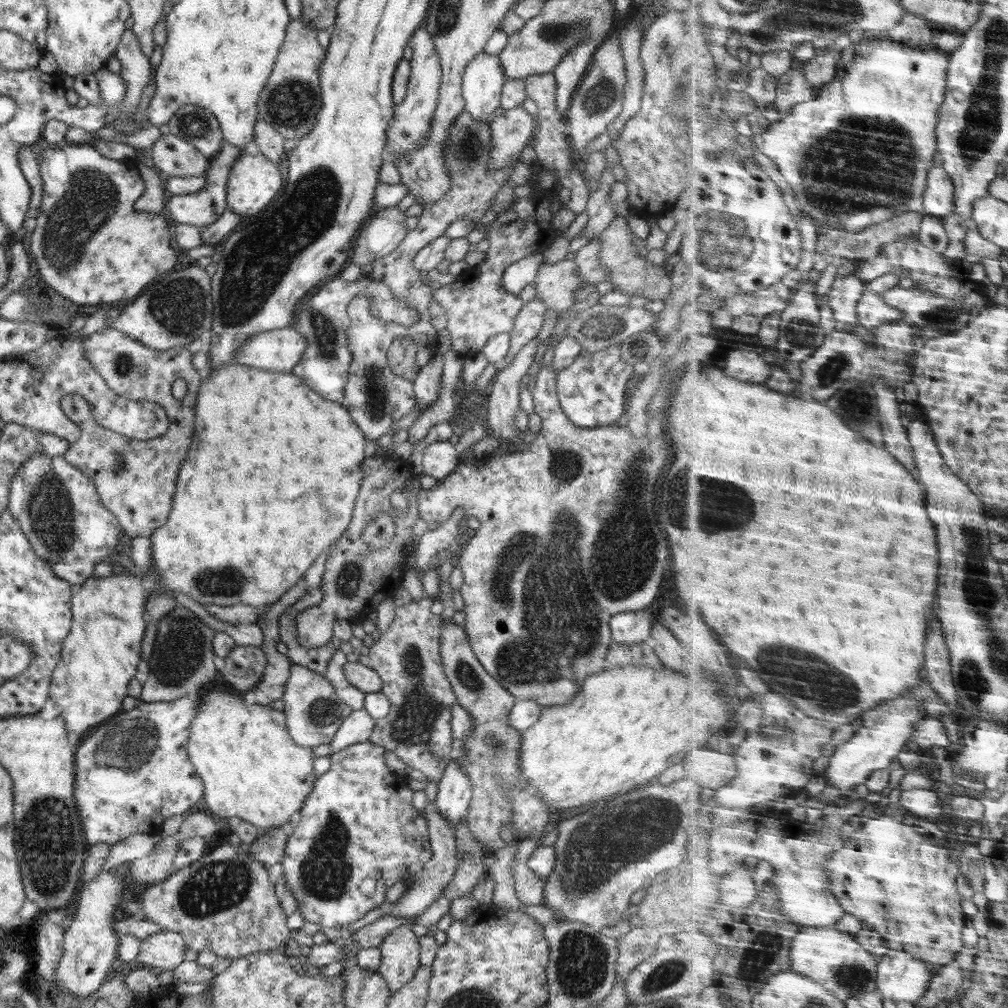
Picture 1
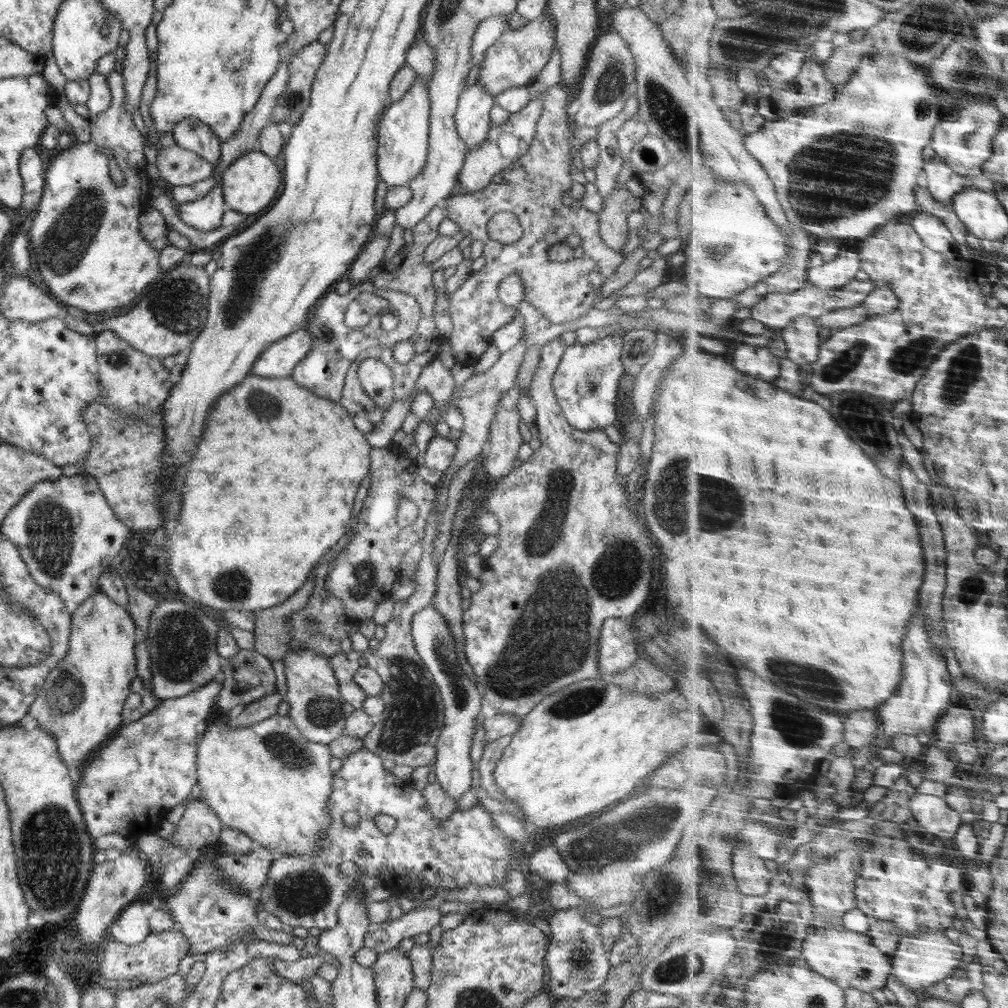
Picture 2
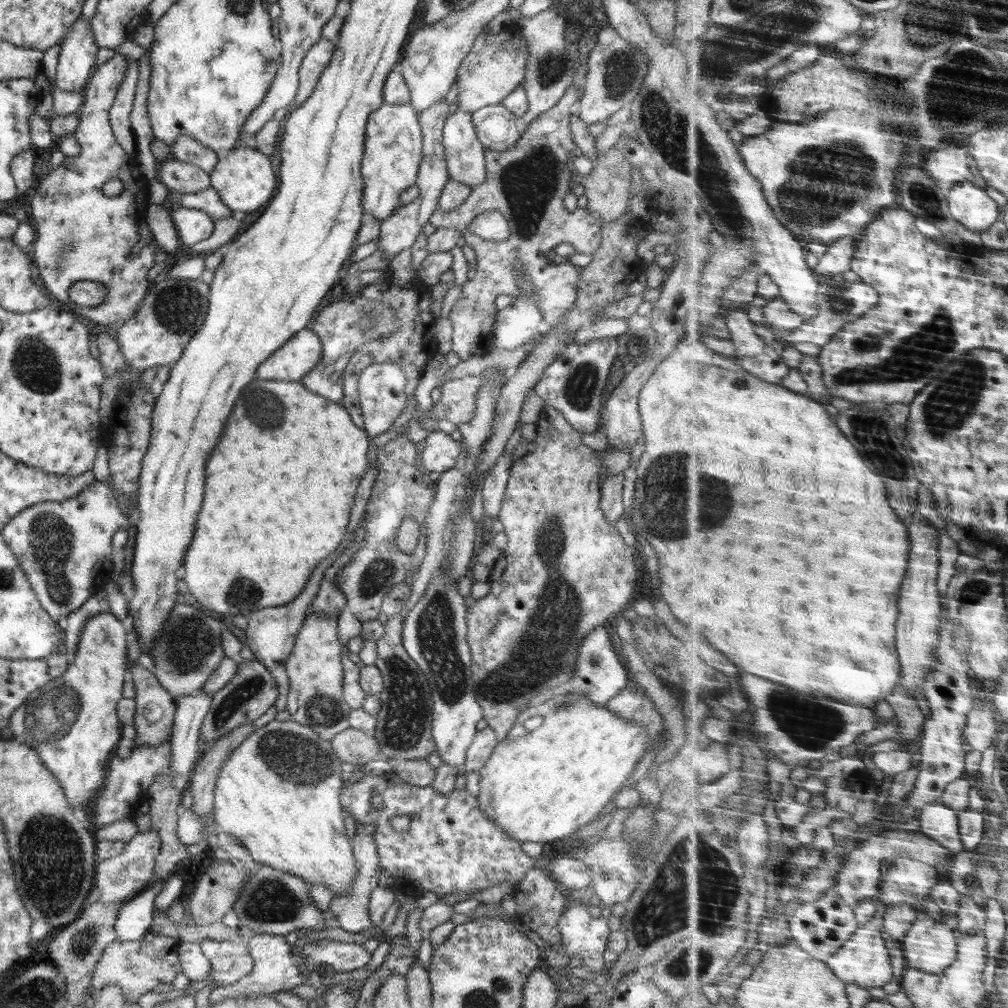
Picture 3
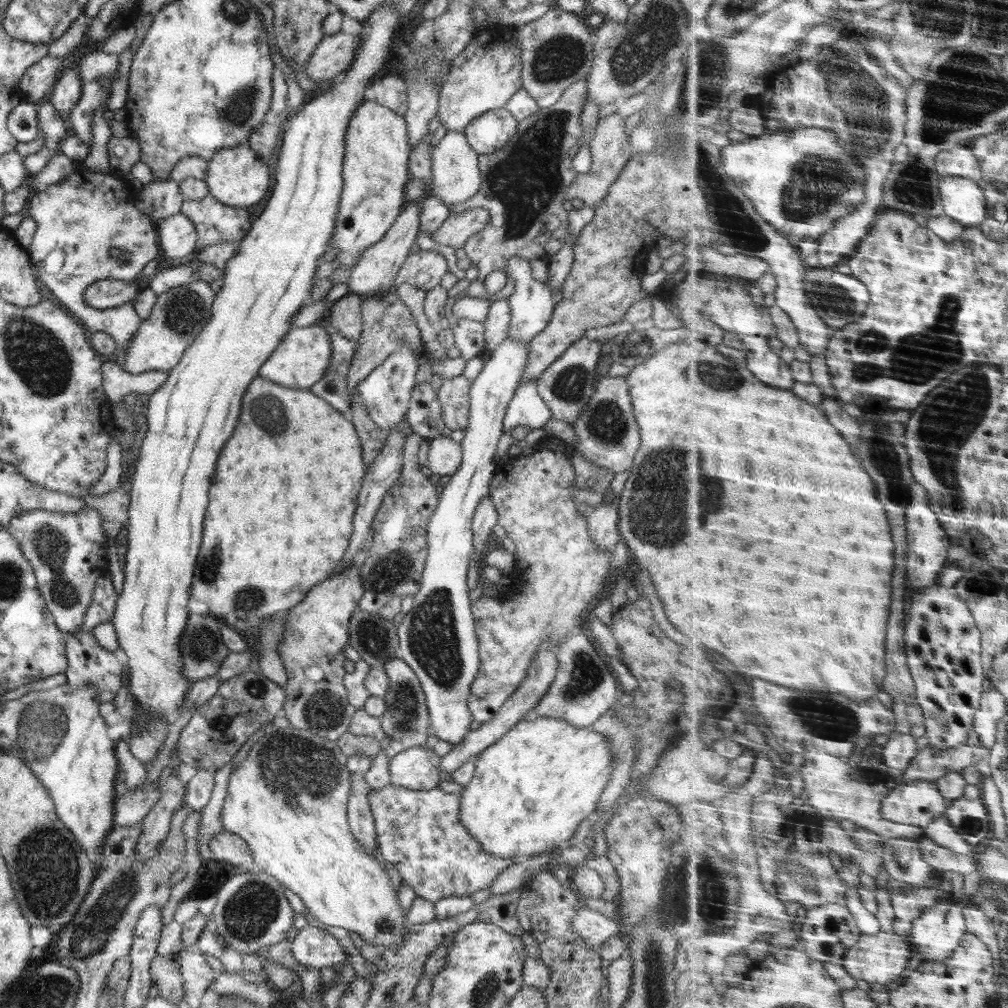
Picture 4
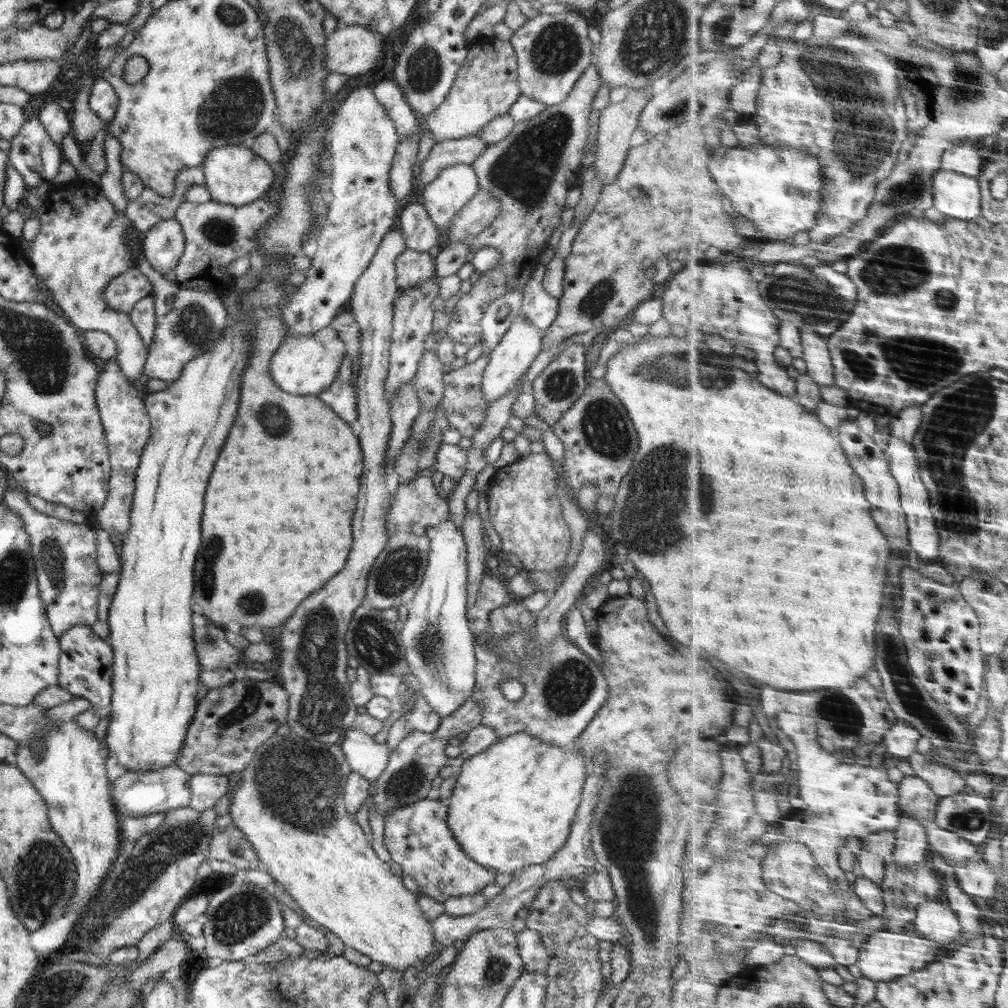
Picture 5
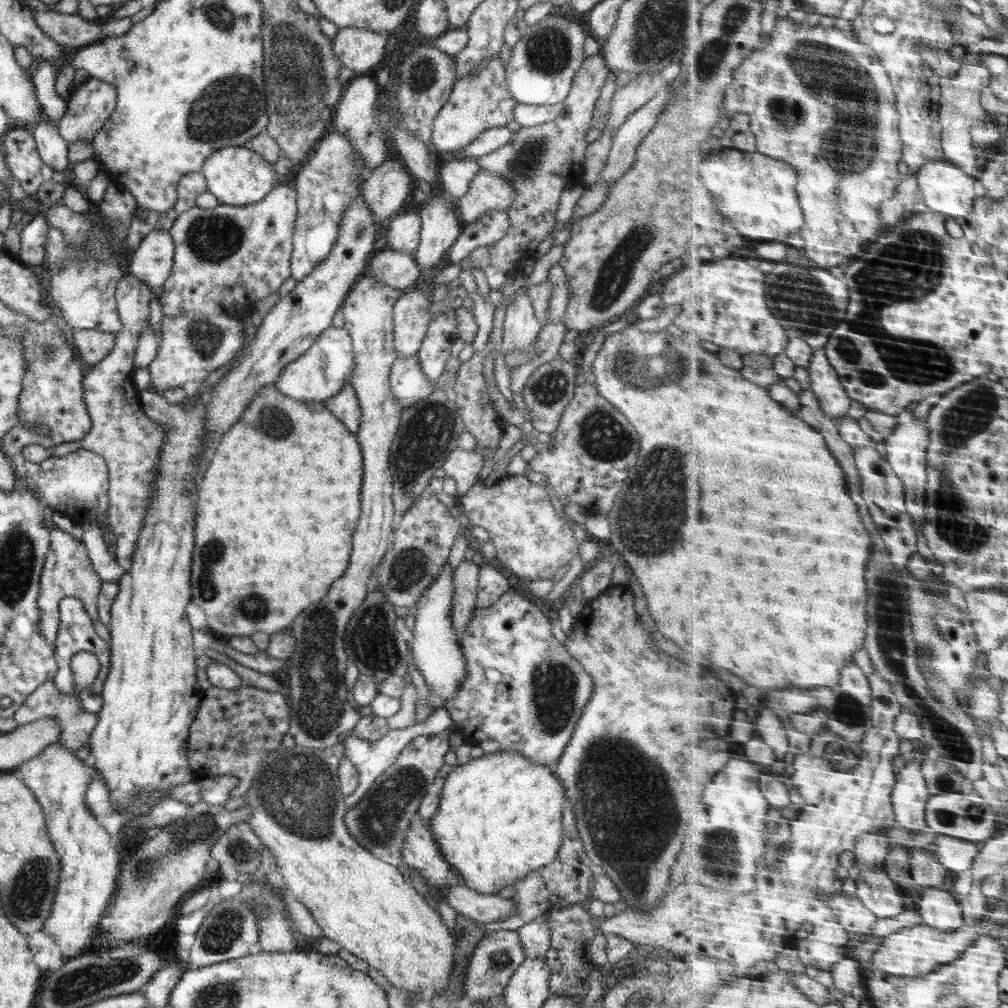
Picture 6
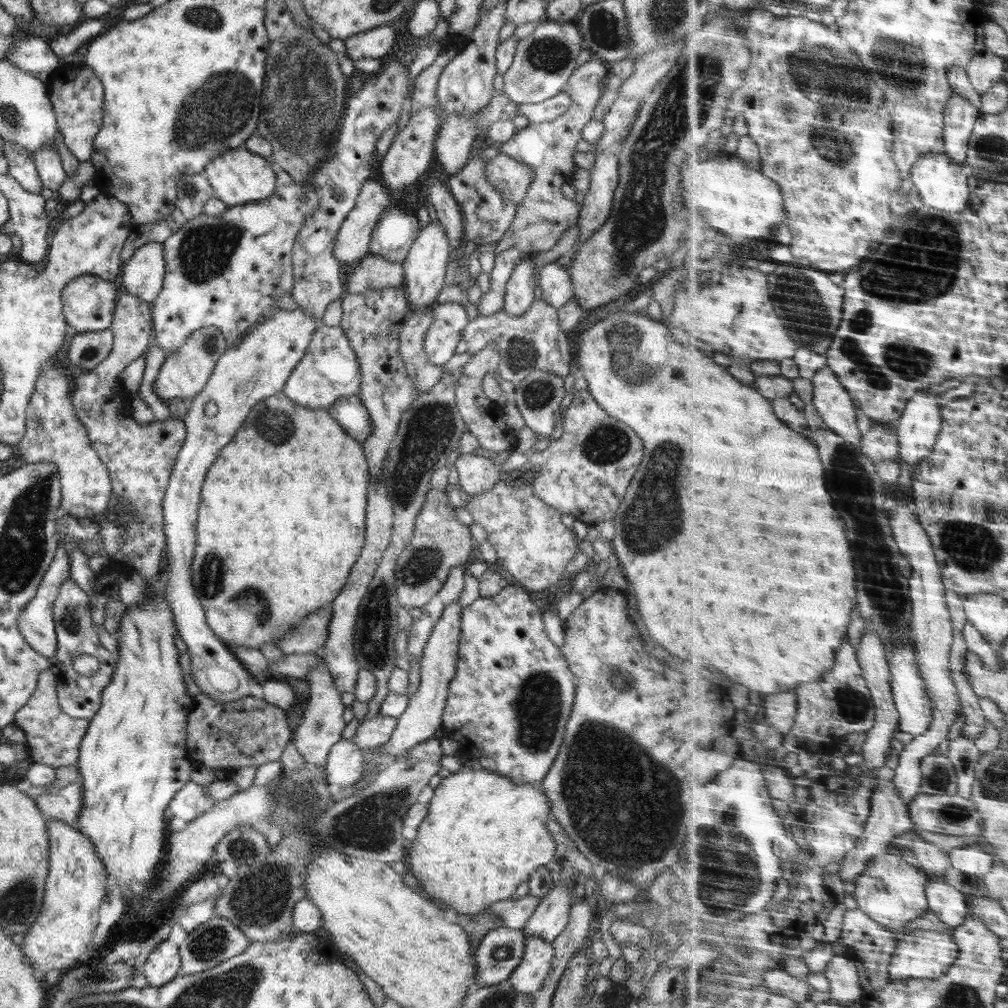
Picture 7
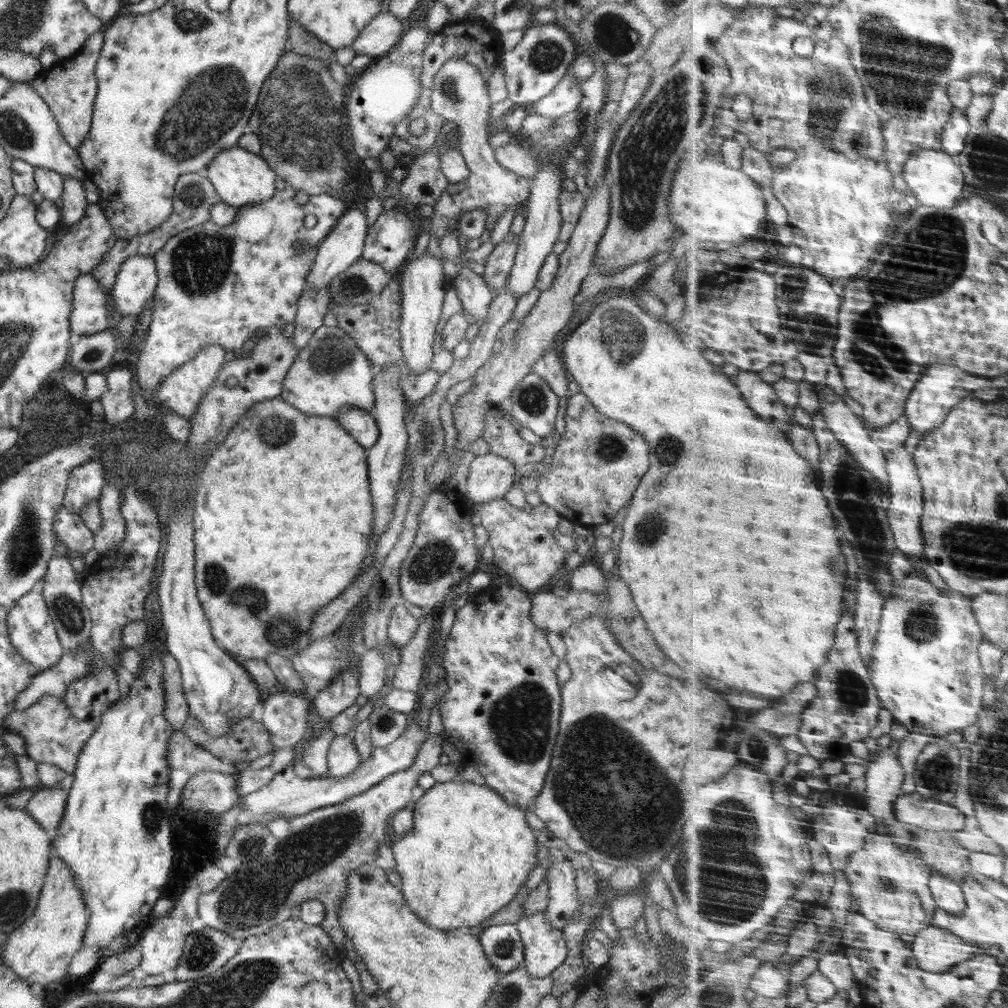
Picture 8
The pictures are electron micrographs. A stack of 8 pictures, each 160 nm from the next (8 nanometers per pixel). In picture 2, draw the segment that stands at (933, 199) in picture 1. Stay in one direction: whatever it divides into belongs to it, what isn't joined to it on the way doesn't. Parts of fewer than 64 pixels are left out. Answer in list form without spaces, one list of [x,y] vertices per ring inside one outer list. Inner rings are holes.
[[[938,155],[926,162],[925,172],[928,175],[928,190],[943,205],[952,205],[955,197],[964,190],[976,188],[994,192],[996,186],[996,182],[986,175],[970,178],[956,173],[948,162]]]

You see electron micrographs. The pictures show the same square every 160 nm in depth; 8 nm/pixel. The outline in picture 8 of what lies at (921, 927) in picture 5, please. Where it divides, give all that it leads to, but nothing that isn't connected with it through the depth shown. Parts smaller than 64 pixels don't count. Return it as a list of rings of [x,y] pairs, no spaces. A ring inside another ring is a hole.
[[[934,872],[932,890],[934,890],[938,906],[944,908],[944,910],[960,914],[960,912],[965,912],[966,908],[968,908],[962,884],[956,882],[956,880],[952,880],[952,877],[940,872]]]

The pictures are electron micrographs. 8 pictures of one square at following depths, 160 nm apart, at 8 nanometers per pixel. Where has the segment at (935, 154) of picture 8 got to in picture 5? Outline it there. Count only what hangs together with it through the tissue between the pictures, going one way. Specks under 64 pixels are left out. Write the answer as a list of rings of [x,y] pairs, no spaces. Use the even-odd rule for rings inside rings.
[[[940,170],[934,180],[936,205],[947,217],[974,221],[983,214],[981,180],[950,170]]]

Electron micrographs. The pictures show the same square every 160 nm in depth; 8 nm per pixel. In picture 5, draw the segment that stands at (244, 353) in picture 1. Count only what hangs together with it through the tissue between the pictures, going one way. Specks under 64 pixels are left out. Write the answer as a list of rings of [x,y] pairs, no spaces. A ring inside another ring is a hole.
[[[327,326],[314,334],[286,336],[271,358],[270,374],[274,384],[288,394],[318,395],[334,382],[342,360],[347,356],[344,341],[336,330]]]

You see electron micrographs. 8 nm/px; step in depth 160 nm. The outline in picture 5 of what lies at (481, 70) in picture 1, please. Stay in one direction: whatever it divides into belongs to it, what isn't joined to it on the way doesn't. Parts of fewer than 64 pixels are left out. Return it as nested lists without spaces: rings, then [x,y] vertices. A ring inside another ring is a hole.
[[[455,163],[444,168],[430,186],[416,194],[416,198],[434,225],[438,225],[438,231],[443,233],[448,231],[452,218],[479,189],[479,181],[472,165]]]

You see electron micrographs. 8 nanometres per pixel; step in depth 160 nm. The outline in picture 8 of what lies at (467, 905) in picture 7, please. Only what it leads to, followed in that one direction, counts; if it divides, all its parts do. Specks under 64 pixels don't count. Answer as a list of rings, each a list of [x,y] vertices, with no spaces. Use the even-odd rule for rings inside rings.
[[[453,780],[435,784],[426,791],[413,808],[413,827],[392,844],[402,894],[418,919],[438,931],[452,931],[476,927],[506,906],[539,860],[537,838],[524,819],[525,812],[526,809],[506,802],[486,784]]]

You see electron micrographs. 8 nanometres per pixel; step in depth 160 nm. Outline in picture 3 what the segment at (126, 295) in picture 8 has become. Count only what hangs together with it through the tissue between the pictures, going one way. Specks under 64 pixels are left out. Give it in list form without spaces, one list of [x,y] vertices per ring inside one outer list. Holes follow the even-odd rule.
[[[178,208],[172,212],[171,217],[180,236],[180,243],[186,248],[192,248],[195,243],[209,238],[216,226],[214,218],[195,209]]]

